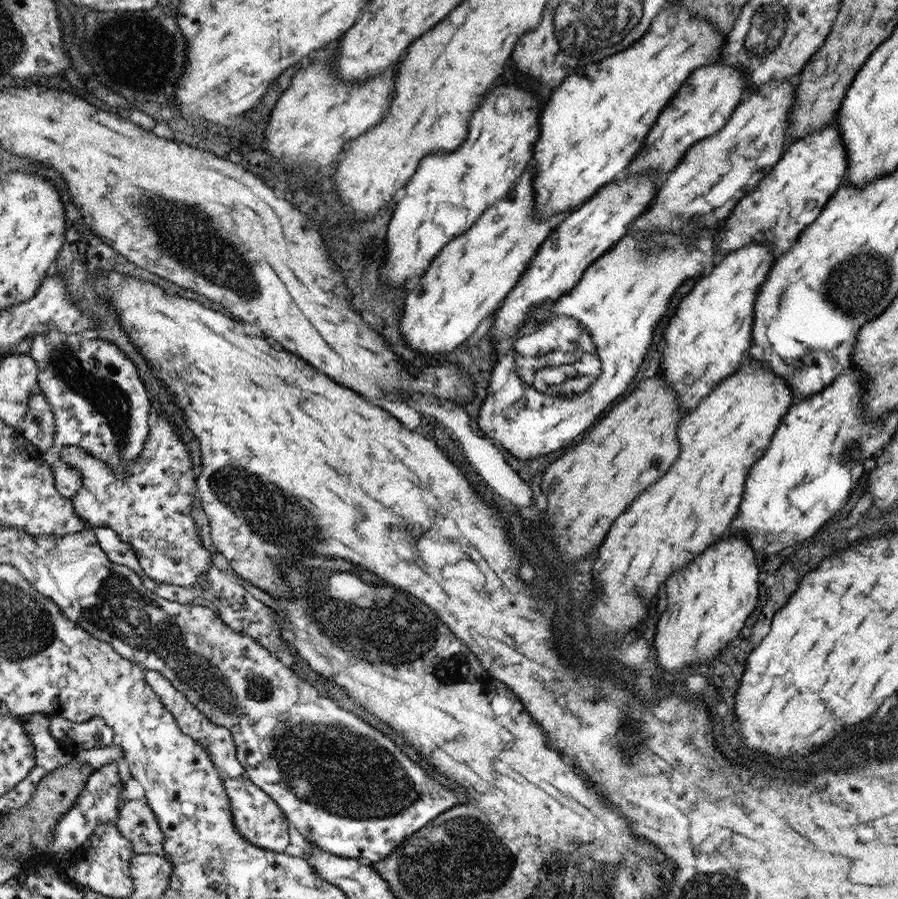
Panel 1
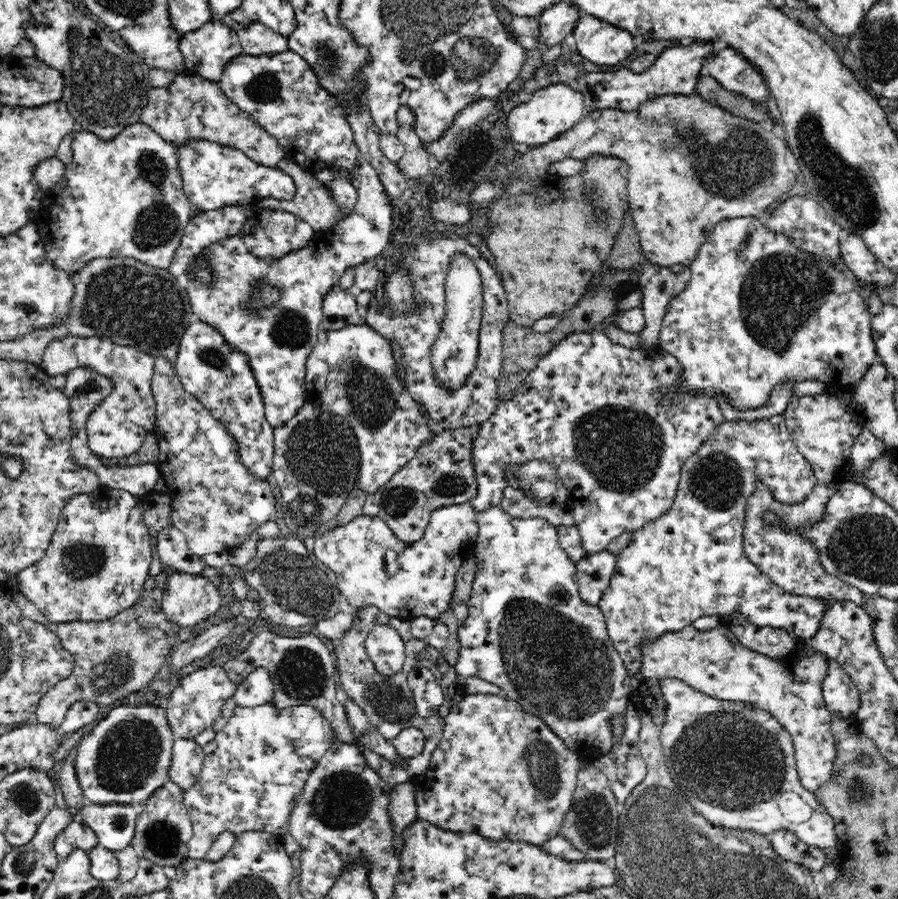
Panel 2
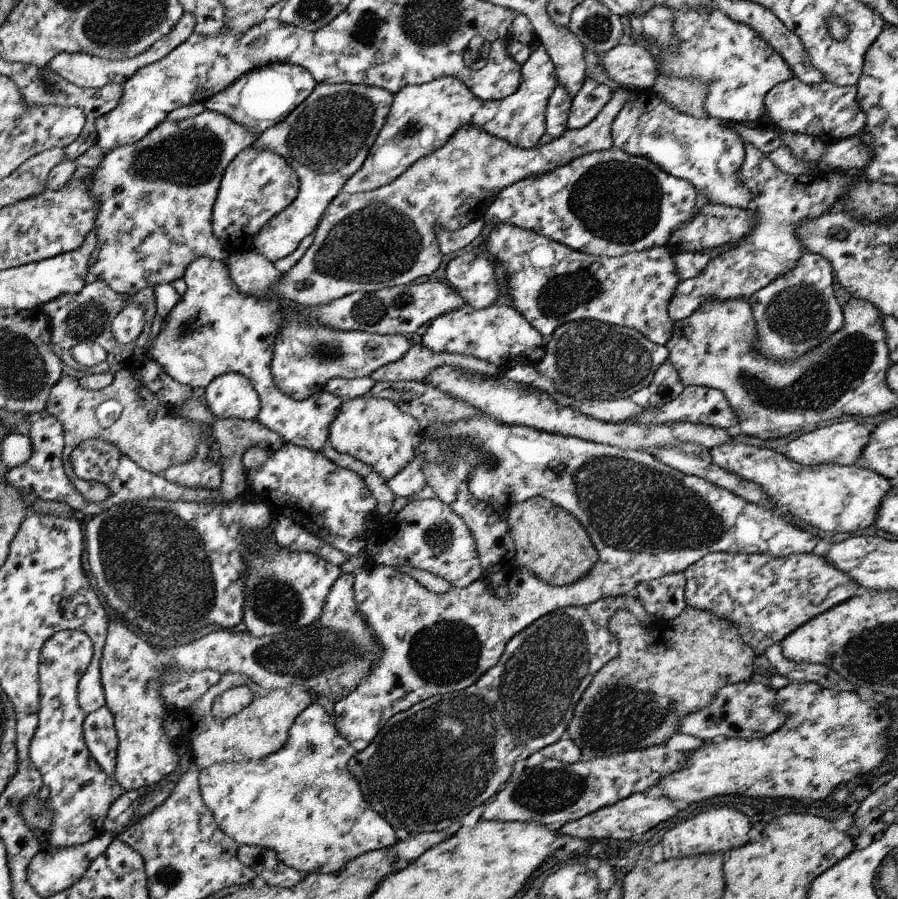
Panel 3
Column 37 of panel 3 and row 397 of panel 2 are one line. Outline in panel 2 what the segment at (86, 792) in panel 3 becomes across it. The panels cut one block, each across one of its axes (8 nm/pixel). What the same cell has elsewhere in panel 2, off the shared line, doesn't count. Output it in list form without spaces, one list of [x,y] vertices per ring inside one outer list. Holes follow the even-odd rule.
[[[738,217],[718,222],[702,243],[689,269],[691,280],[688,282],[686,290],[682,290],[680,296],[676,296],[670,302],[658,340],[660,349],[668,352],[683,366],[681,382],[675,389],[675,392],[679,392],[682,396],[708,396],[720,405],[721,398],[718,394],[723,394],[724,398],[727,398],[728,406],[738,408],[740,412],[747,412],[746,410],[758,410],[758,408],[766,406],[771,400],[774,386],[786,382],[786,380],[792,380],[792,382],[813,380],[824,383],[827,390],[830,387],[845,388],[845,386],[855,386],[864,377],[868,368],[877,363],[879,354],[875,348],[874,337],[871,336],[871,314],[866,301],[856,291],[854,282],[844,275],[841,269],[831,266],[826,258],[794,247],[788,237],[770,230],[765,221],[760,218]]]

